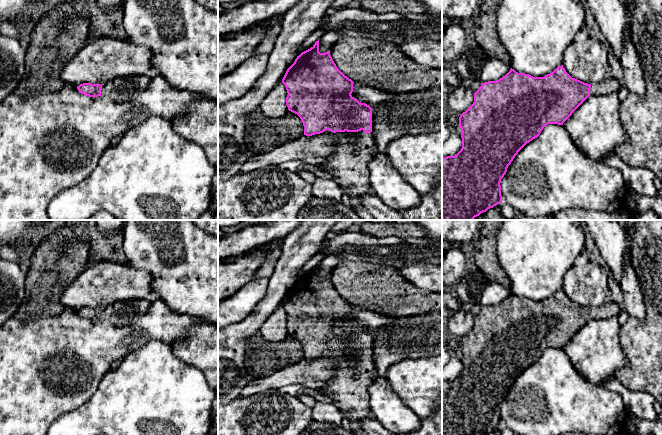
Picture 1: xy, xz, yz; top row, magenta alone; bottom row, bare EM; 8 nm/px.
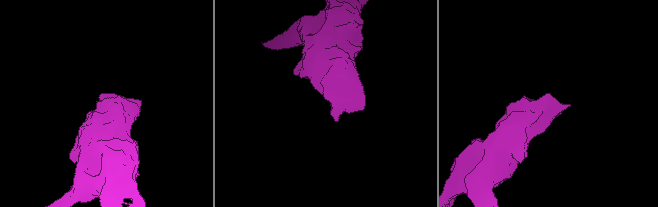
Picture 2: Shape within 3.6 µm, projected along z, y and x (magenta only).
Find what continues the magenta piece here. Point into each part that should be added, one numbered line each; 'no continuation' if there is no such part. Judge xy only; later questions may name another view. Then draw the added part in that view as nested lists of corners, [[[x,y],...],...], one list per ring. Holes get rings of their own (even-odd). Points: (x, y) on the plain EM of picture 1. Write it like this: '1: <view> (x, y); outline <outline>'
1: xy (125, 312); outline [[[145,299],[118,301],[101,308],[101,320],[113,320],[120,326],[128,325],[145,315],[150,306],[151,302]]]

